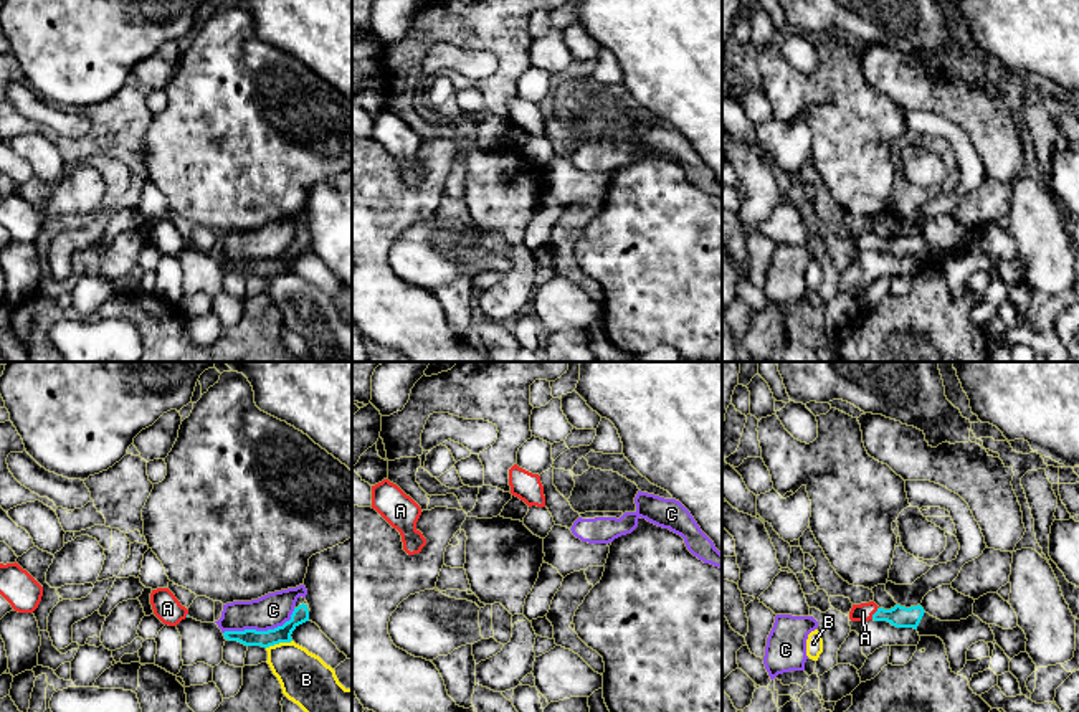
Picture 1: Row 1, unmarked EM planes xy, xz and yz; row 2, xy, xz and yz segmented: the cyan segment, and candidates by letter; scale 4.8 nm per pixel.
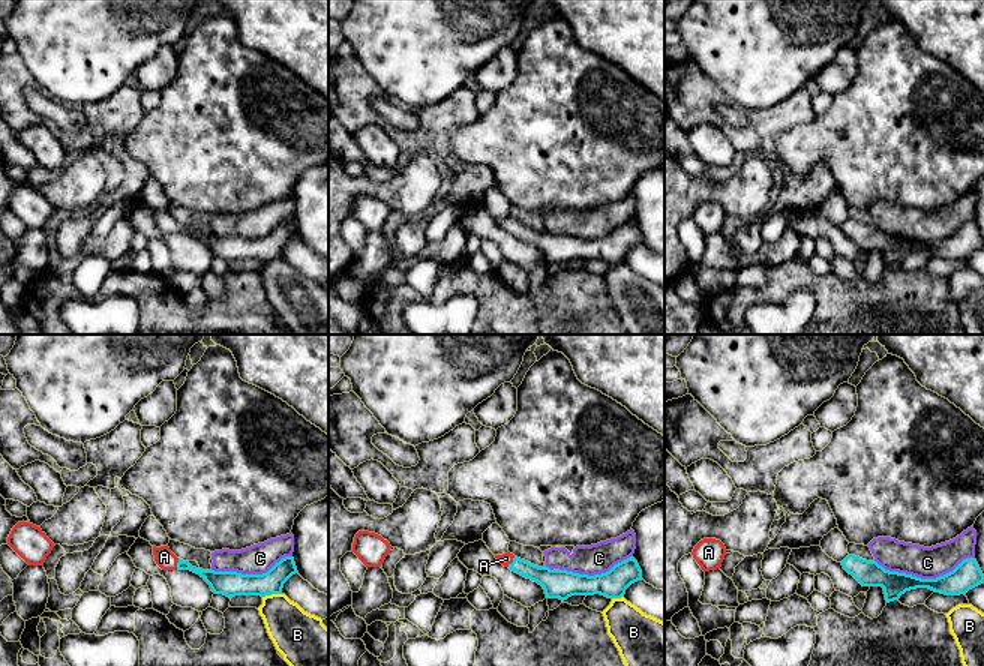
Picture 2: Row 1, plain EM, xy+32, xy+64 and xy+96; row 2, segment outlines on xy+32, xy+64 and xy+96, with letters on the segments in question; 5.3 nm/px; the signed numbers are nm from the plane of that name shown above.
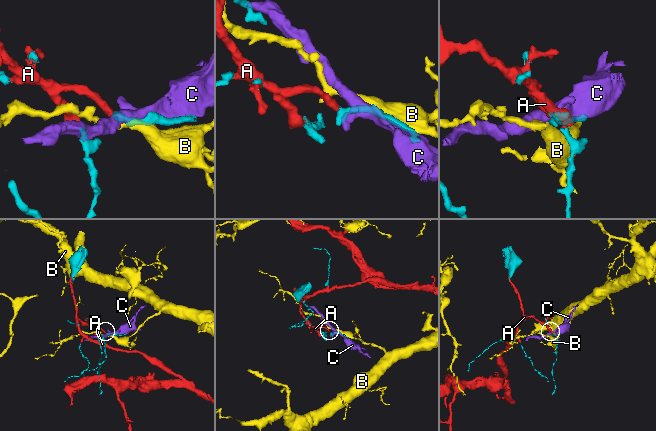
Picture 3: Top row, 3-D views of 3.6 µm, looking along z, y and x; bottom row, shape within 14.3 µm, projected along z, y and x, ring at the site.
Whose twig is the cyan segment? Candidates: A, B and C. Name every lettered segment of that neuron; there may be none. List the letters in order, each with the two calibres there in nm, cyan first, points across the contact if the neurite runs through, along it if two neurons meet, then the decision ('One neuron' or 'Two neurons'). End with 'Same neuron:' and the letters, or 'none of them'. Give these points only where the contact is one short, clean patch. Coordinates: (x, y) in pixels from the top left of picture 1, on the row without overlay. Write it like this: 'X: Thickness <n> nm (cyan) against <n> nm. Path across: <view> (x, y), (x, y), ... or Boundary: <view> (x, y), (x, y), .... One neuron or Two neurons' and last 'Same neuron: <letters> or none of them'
A: Thickness 110 nm (cyan) against 90 nm. One neuron
B: Thickness 80 nm (cyan) against 240 nm. Boundary: xy (291, 270), (266, 278). Two neurons
C: Thickness 80 nm (cyan) against 170 nm. Two neurons
Same neuron: A

